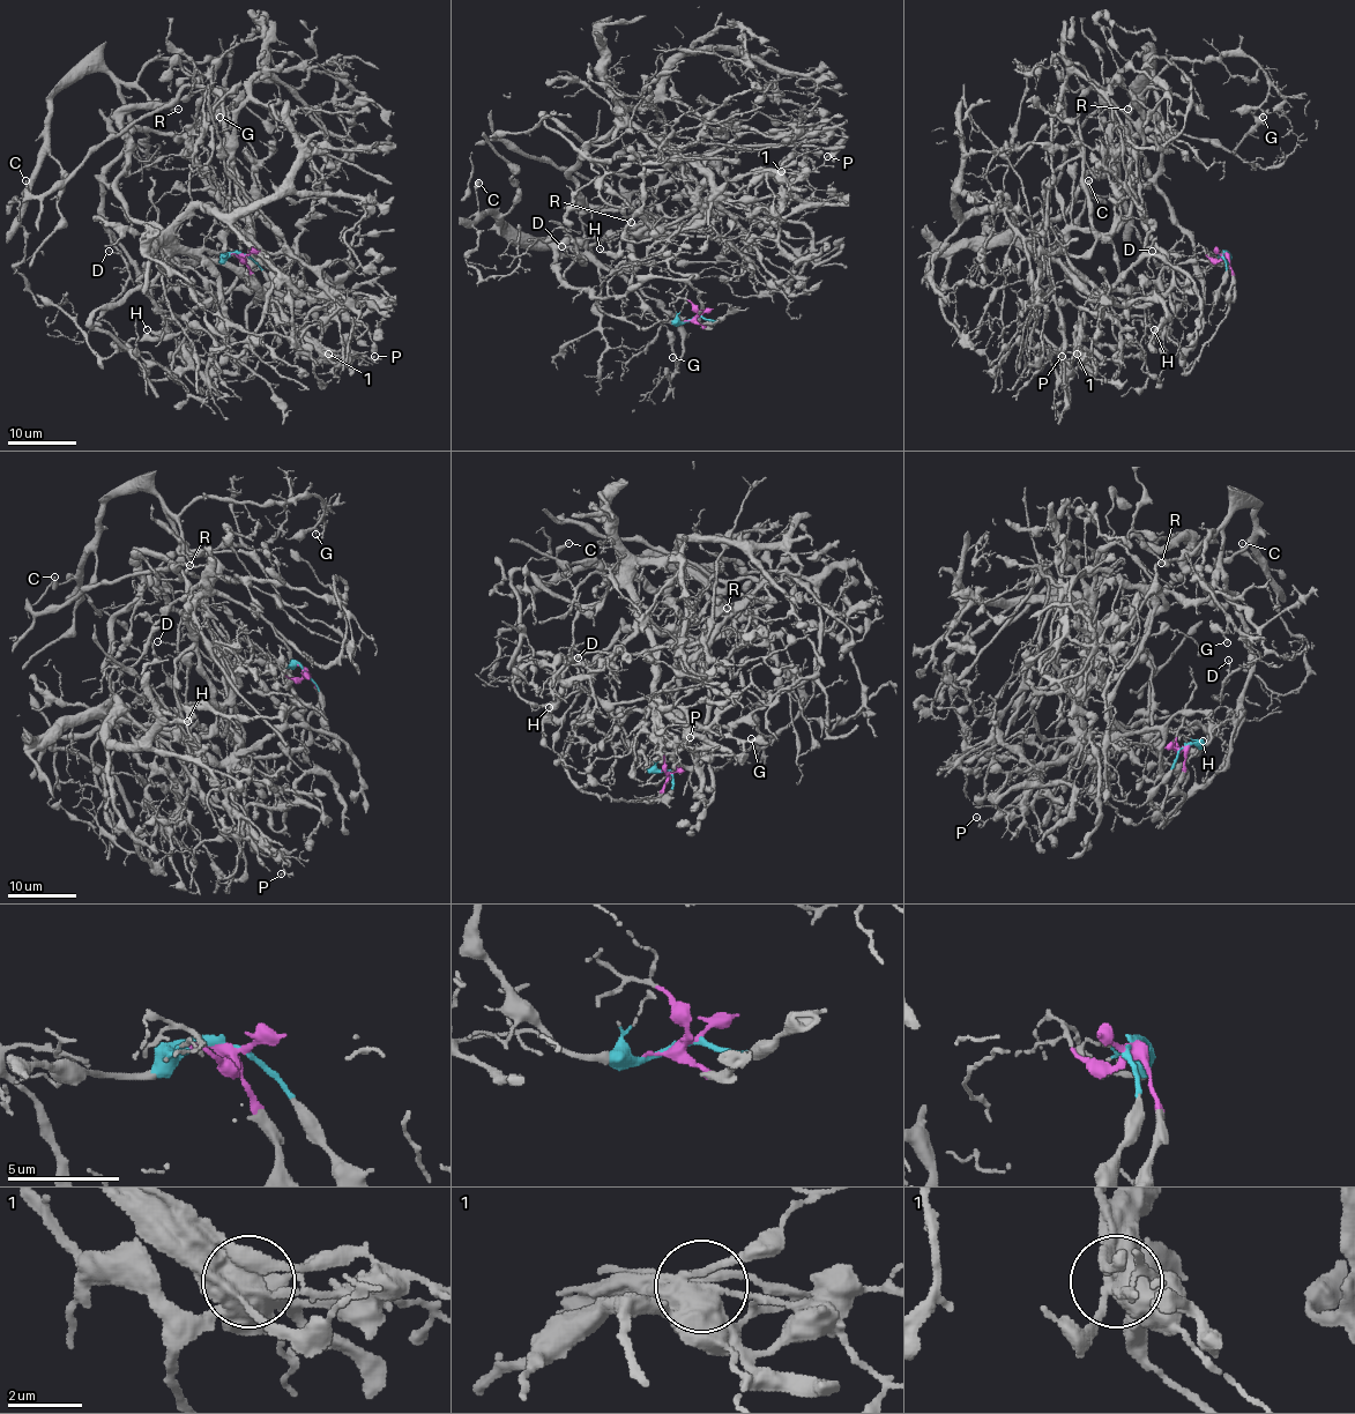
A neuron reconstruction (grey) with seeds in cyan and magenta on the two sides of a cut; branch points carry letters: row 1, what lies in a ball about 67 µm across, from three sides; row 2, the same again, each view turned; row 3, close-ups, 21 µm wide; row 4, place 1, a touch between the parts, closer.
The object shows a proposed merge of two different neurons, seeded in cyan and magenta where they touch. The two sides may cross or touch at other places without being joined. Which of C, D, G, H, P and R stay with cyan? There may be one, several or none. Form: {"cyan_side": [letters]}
{"cyan_side": ["H", "P"]}

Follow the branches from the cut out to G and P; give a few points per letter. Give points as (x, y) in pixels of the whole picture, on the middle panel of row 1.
G: (694, 318), (710, 325), (686, 282), (596, 297), (556, 252), (587, 247), (670, 314), (672, 357)
P: (694, 318), (662, 321), (634, 289), (634, 269), (694, 228), (723, 195), (768, 172), (816, 171), (827, 155)

